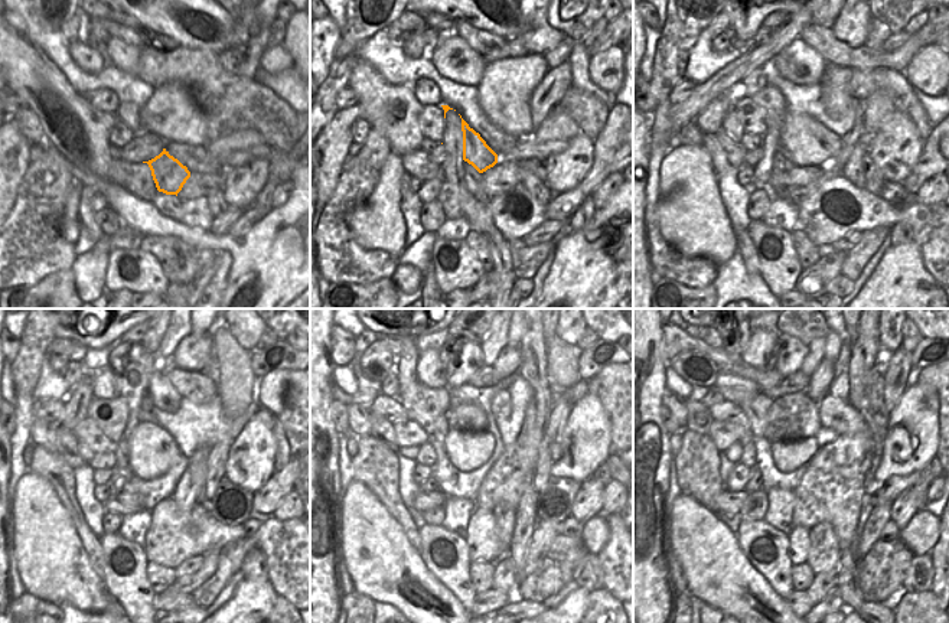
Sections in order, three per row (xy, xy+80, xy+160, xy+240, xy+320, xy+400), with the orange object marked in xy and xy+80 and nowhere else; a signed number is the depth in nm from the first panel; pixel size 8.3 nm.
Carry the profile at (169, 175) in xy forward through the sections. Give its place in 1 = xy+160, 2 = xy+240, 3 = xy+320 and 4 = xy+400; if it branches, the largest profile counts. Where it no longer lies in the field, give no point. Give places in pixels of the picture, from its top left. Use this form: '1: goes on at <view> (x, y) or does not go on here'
1: goes on at xy+160 (770, 100)
2: goes on at xy+240 (111, 416)
3: goes on at xy+320 (423, 404)
4: goes on at xy+400 (737, 390)

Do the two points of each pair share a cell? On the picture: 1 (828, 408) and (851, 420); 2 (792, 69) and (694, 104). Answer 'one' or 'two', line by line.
1: one
2: two

